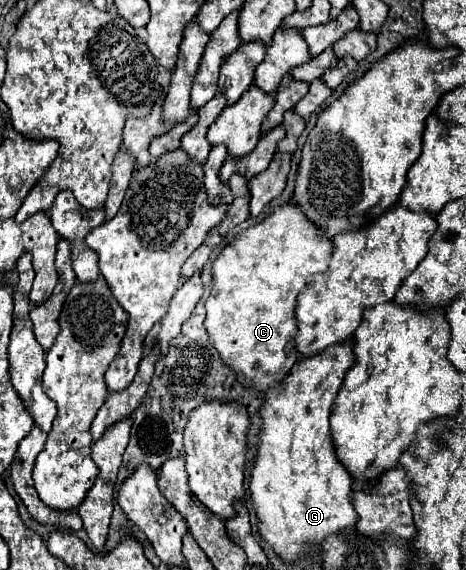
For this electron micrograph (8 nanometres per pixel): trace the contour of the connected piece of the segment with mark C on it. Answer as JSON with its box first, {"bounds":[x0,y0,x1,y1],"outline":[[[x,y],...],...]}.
{"bounds":[205,201,333,395],"outline":[[[289,201],[285,205],[277,205],[261,223],[237,233],[235,239],[219,253],[219,257],[213,263],[215,283],[209,299],[205,301],[207,333],[211,335],[211,341],[219,351],[223,363],[237,373],[237,379],[241,383],[257,387],[261,395],[267,391],[267,387],[279,385],[297,361],[297,295],[311,281],[313,275],[323,273],[327,269],[331,251],[333,245],[329,237],[323,233],[323,229],[309,221],[305,213],[299,209],[299,205]]]}

